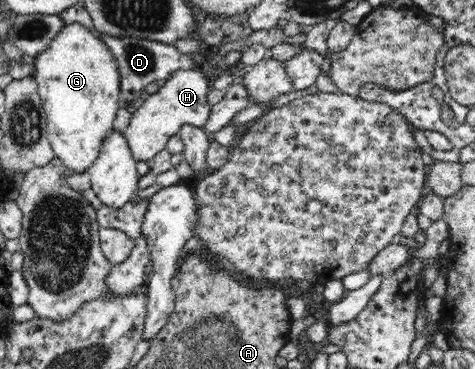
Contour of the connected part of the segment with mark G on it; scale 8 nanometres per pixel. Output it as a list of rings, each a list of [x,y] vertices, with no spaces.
[[[78,22],[65,25],[43,52],[35,58],[32,69],[36,70],[34,80],[38,83],[38,93],[42,100],[43,117],[46,119],[48,139],[54,155],[62,160],[64,167],[72,173],[82,173],[98,157],[105,137],[113,131],[114,117],[120,109],[120,73],[114,54],[104,44],[102,38],[90,32]]]

